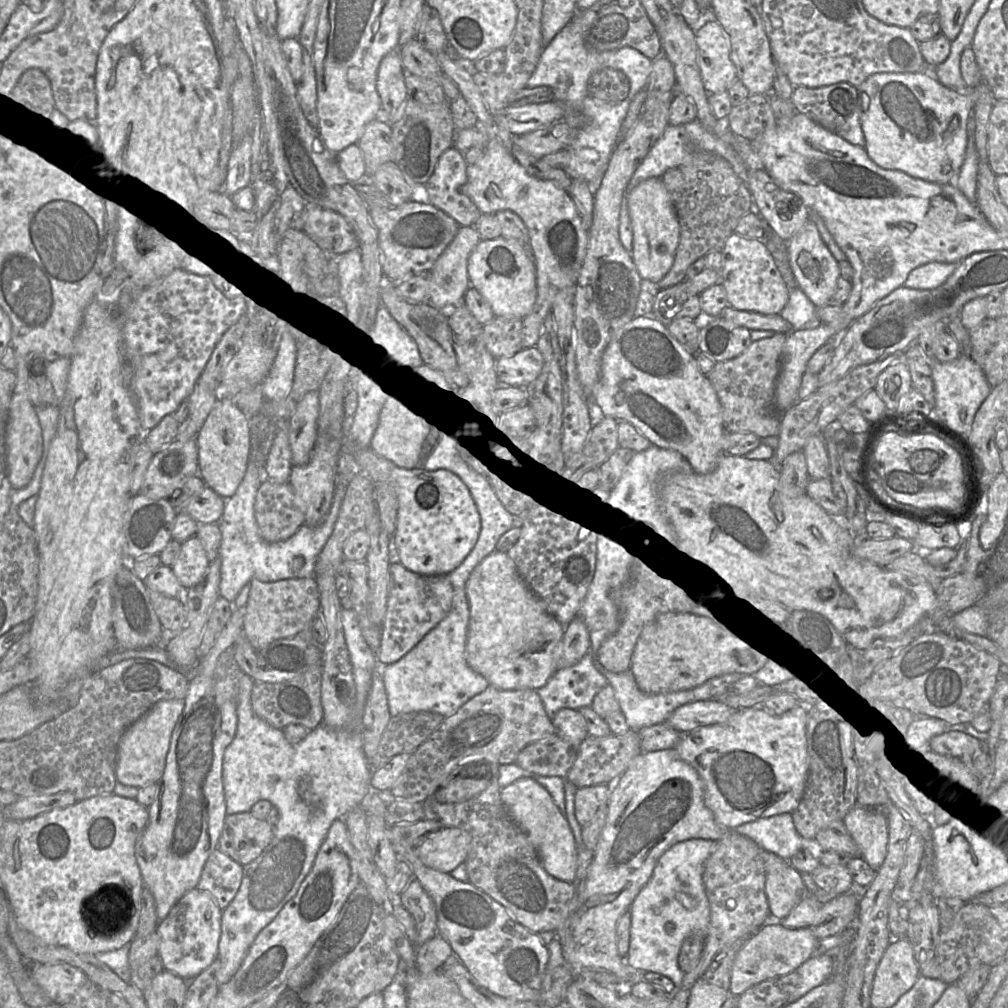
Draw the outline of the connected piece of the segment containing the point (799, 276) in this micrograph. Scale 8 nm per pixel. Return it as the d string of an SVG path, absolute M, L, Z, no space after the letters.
M809 220L787 242L787 251L796 287L799 287L805 293L815 307L823 306L833 297L837 280L840 277L840 269L839 262L831 254L812 221Z

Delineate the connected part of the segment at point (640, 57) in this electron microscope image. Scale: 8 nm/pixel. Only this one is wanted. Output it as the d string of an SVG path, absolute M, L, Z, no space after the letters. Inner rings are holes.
M570 21L543 49L537 67L527 82L528 87L542 85L551 87L554 100L566 107L567 112L563 121L575 130L575 139L566 148L570 153L570 162L565 172L573 180L587 182L593 194L600 187L612 153L619 141L621 125L627 115L630 102L648 84L652 64L653 60L632 47L601 52L590 49L579 33L579 25L574 25ZM603 68L618 69L627 75L630 90L626 99L609 103L588 96L589 78Z

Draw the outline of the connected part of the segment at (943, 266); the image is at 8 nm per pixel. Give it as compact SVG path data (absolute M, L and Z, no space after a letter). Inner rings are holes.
M930 262L913 269L904 286L911 289L929 290L942 285L957 268L957 264Z

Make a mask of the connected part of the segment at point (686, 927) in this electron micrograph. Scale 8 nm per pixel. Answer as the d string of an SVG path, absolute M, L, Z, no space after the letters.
M690 839L670 847L657 861L652 876L630 906L629 950L624 960L631 968L668 977L678 988L685 973L678 965L683 941L692 934L708 936L711 911L703 882L704 866L717 841Z

